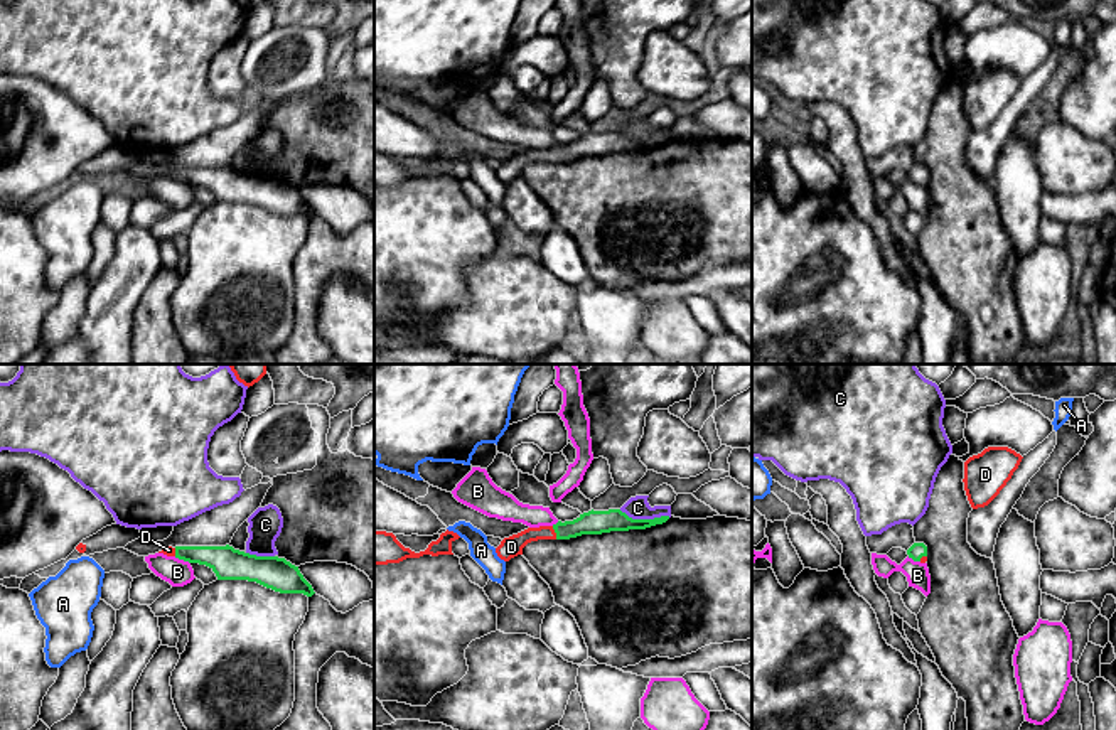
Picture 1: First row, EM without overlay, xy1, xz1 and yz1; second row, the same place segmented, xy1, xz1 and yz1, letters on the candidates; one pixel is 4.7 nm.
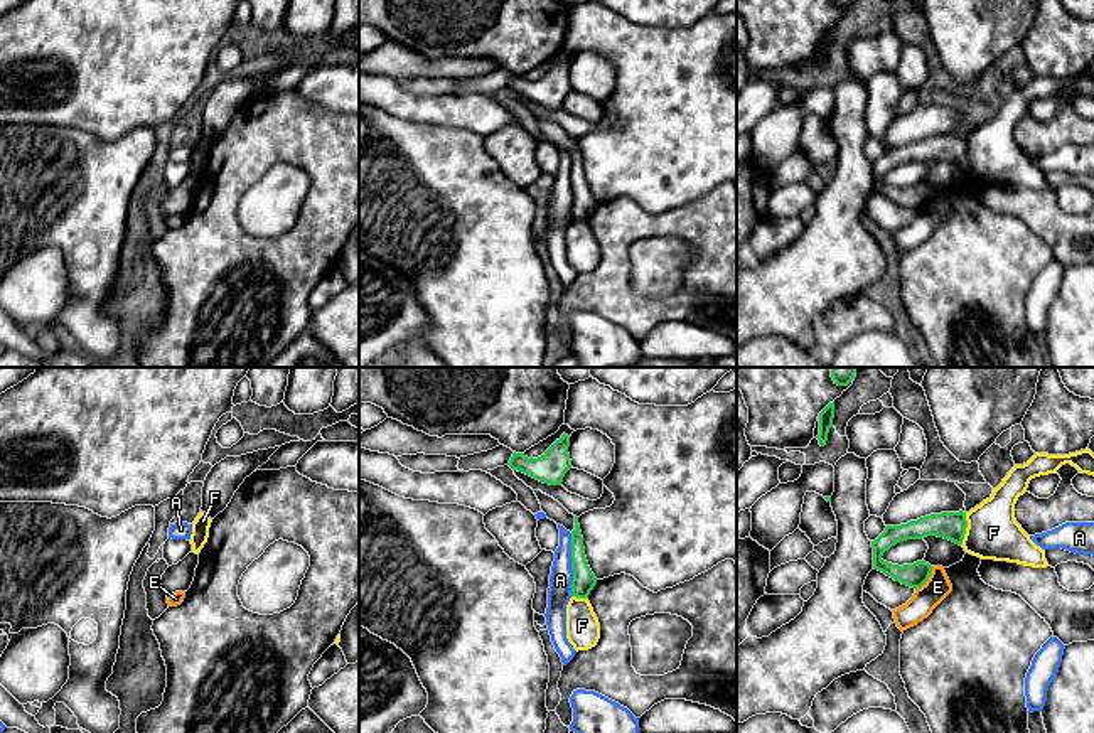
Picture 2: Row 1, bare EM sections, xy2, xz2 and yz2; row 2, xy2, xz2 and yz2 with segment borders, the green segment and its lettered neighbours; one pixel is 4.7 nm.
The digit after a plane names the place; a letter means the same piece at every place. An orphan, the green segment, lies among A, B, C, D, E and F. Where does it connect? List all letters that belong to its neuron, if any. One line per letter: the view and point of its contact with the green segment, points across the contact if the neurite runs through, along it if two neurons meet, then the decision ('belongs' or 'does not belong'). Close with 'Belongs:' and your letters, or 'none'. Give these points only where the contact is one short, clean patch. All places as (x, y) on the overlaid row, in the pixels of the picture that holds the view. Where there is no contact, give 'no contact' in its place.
A: meets green in xz2 at (572, 565); border along xz2 (570, 533), (572, 595); does not belong
B: meets green in xy1 at (182, 558); border along xy1 (174, 557), (189, 563); does not belong
C: meets green in xz1 at (644, 520); border along xz1 (619, 509), (633, 518), (670, 516); does not belong
D: meets green in xz1 at (555, 531); runs through xz1 (594, 521), (555, 531), (531, 533), (511, 547); belongs
E: meets green in yz2 at (927, 578); does not belong
F: meets green in yz2 at (965, 529); border along yz2 (966, 513), (966, 533), (959, 545); does not belong
Belongs: D

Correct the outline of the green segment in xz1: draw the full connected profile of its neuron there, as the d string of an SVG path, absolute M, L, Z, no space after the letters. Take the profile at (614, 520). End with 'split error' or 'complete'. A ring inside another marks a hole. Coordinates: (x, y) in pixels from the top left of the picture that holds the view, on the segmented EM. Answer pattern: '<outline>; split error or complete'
M620 509L609 511L588 511L580 514L573 521L558 521L553 526L528 528L518 534L504 538L496 548L501 560L509 561L511 558L523 555L523 548L538 539L570 539L582 534L602 534L610 531L629 531L646 529L656 524L663 524L669 516L654 519L632 519Z; split error

